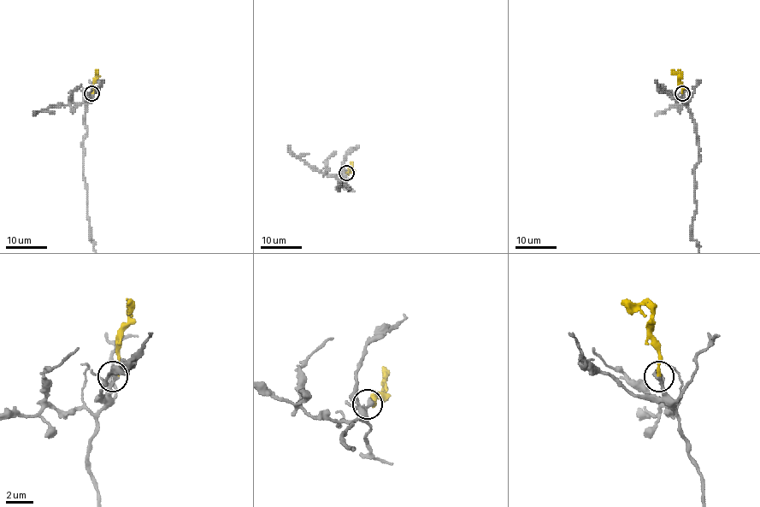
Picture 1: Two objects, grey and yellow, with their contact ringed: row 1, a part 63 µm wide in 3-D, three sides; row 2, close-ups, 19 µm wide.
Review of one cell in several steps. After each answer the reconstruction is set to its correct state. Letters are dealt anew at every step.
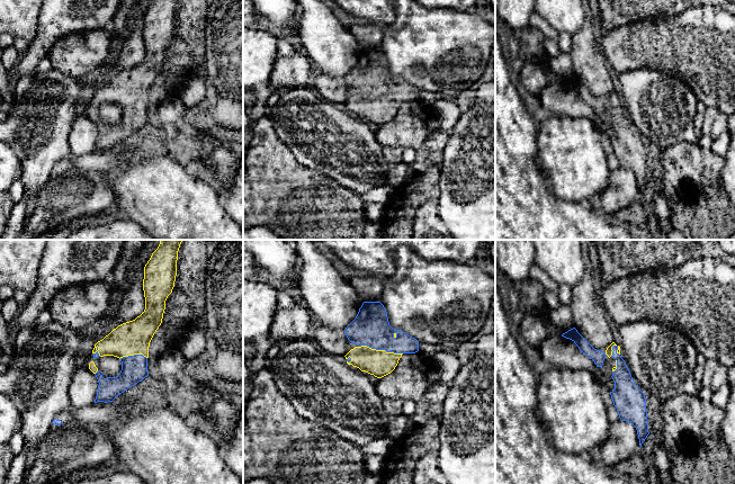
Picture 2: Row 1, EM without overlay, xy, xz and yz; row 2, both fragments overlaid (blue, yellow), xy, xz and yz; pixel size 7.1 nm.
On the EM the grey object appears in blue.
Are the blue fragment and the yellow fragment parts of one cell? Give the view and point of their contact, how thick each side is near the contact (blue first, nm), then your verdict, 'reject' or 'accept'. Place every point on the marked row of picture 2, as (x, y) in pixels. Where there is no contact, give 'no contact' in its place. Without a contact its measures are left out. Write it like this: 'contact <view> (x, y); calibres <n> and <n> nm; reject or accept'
contact xz (381, 349); calibres 260 and 190 nm; accept

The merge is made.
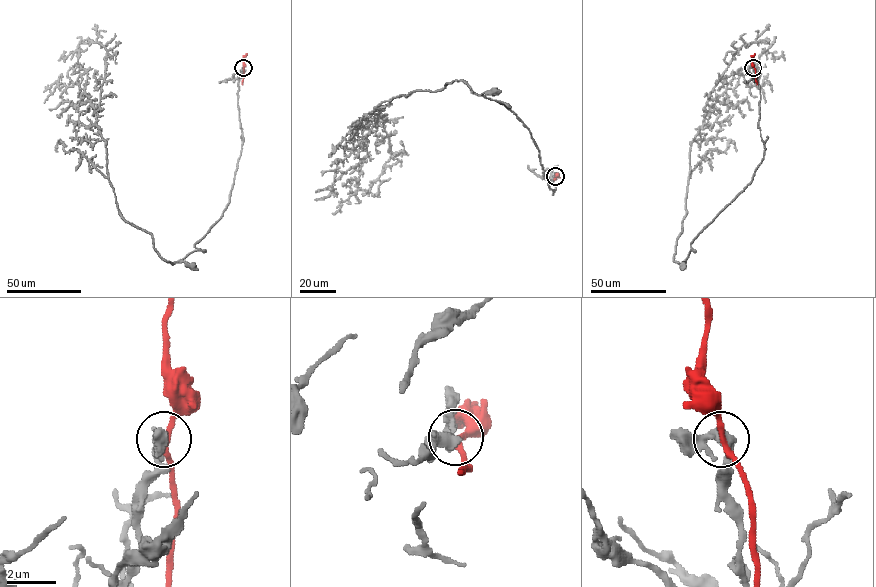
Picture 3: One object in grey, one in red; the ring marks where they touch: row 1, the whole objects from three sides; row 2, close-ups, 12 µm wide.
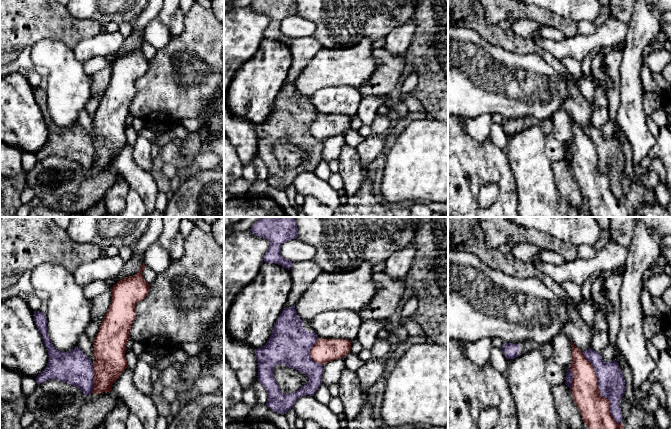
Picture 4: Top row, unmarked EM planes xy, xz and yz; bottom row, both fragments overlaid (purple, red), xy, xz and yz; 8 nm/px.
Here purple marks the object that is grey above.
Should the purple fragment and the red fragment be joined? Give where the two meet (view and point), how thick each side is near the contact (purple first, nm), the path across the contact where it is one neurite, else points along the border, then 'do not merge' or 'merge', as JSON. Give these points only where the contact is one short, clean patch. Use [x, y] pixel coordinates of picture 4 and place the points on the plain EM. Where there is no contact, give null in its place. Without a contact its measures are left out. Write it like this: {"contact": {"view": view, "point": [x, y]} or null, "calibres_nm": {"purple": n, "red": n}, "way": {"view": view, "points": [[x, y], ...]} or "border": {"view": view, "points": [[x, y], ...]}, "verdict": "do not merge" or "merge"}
{"contact": {"view": "yz", "point": [599, 167]}, "calibres_nm": {"purple": 220, "red": 240}, "verdict": "do not merge"}

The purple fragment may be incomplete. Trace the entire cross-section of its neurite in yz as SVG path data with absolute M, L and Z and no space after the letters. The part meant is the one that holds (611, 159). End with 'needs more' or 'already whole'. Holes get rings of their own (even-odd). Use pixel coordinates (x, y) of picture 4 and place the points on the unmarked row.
M592 124L582 129L594 144L598 155L599 169L609 176L613 195L616 199L622 199L620 177L625 169L625 155L618 139L615 136L604 137L600 128L596 128Z; already whole

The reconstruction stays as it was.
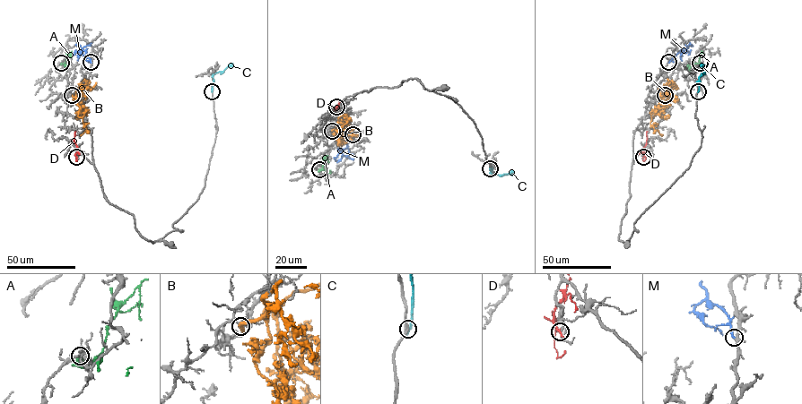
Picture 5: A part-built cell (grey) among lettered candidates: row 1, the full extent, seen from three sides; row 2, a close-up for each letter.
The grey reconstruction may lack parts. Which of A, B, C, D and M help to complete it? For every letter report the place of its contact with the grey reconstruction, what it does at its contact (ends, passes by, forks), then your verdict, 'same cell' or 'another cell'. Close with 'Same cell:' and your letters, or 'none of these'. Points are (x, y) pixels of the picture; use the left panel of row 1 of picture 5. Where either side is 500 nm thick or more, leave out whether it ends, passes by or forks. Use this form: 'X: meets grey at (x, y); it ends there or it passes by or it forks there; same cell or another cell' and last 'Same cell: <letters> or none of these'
A: meets grey at (61, 63); another cell
B: meets grey at (72, 95); it ends there; another cell
C: meets grey at (212, 91); it ends there; another cell
D: meets grey at (76, 157); it ends there; another cell
M: meets grey at (91, 62); it ends there; same cell
Same cell: M

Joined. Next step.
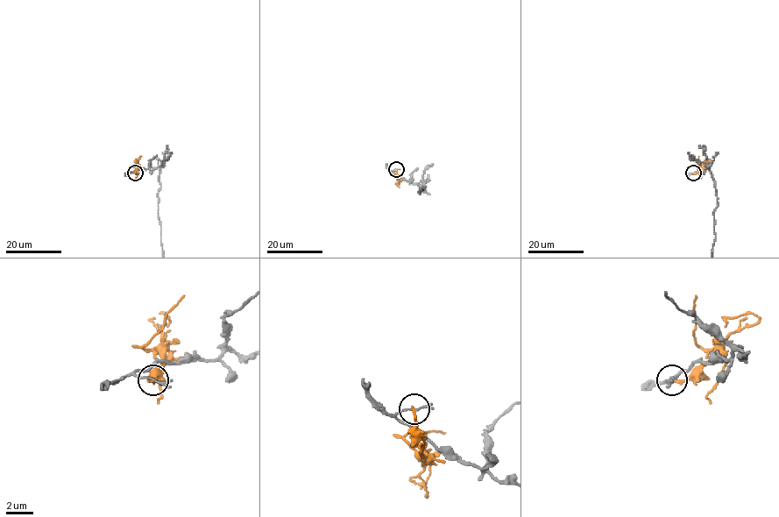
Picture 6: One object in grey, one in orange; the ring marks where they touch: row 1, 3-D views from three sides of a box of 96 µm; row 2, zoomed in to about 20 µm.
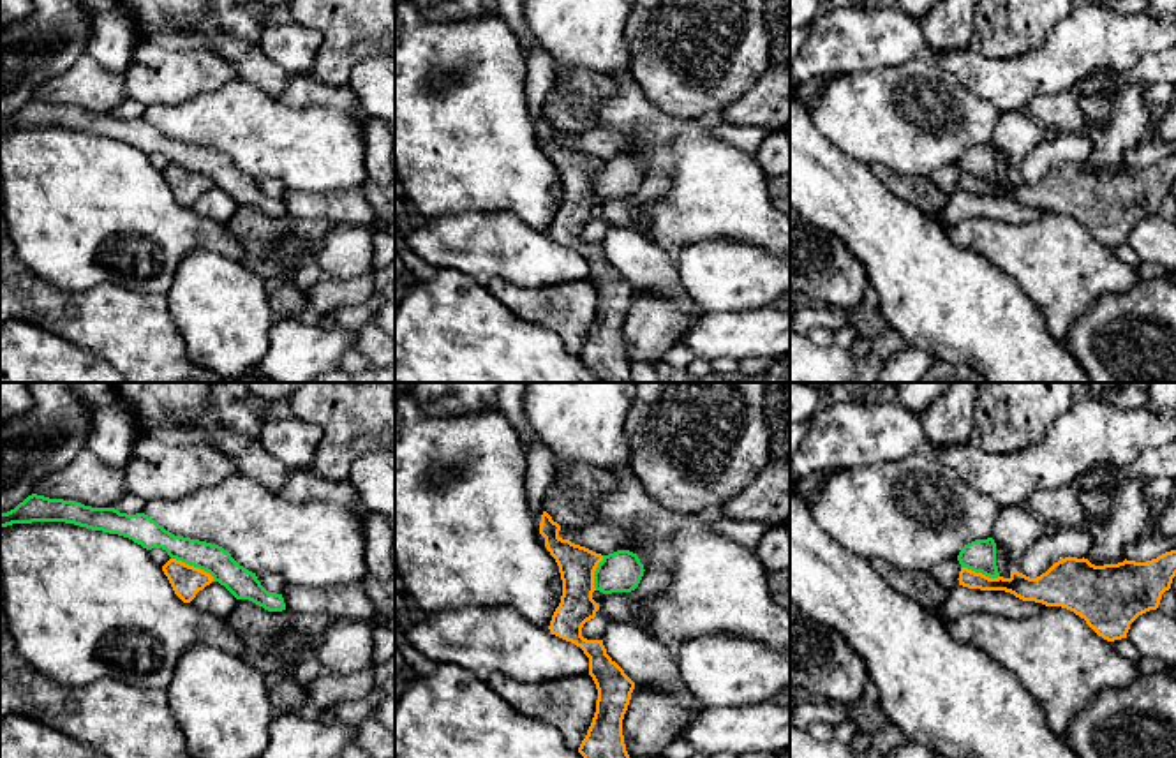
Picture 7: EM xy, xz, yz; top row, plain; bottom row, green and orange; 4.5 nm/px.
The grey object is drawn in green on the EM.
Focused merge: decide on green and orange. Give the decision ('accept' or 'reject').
reject

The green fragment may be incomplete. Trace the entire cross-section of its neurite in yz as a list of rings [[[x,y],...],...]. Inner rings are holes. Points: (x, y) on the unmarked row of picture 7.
[[[993,143],[975,145],[963,152],[957,160],[961,173],[968,173],[975,178],[982,178],[989,183],[998,183],[996,171],[996,148]]]

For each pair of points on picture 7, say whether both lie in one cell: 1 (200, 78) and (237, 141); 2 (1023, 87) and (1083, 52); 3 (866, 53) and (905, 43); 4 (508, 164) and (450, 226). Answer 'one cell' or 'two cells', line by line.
1: two cells
2: one cell
3: one cell
4: two cells

